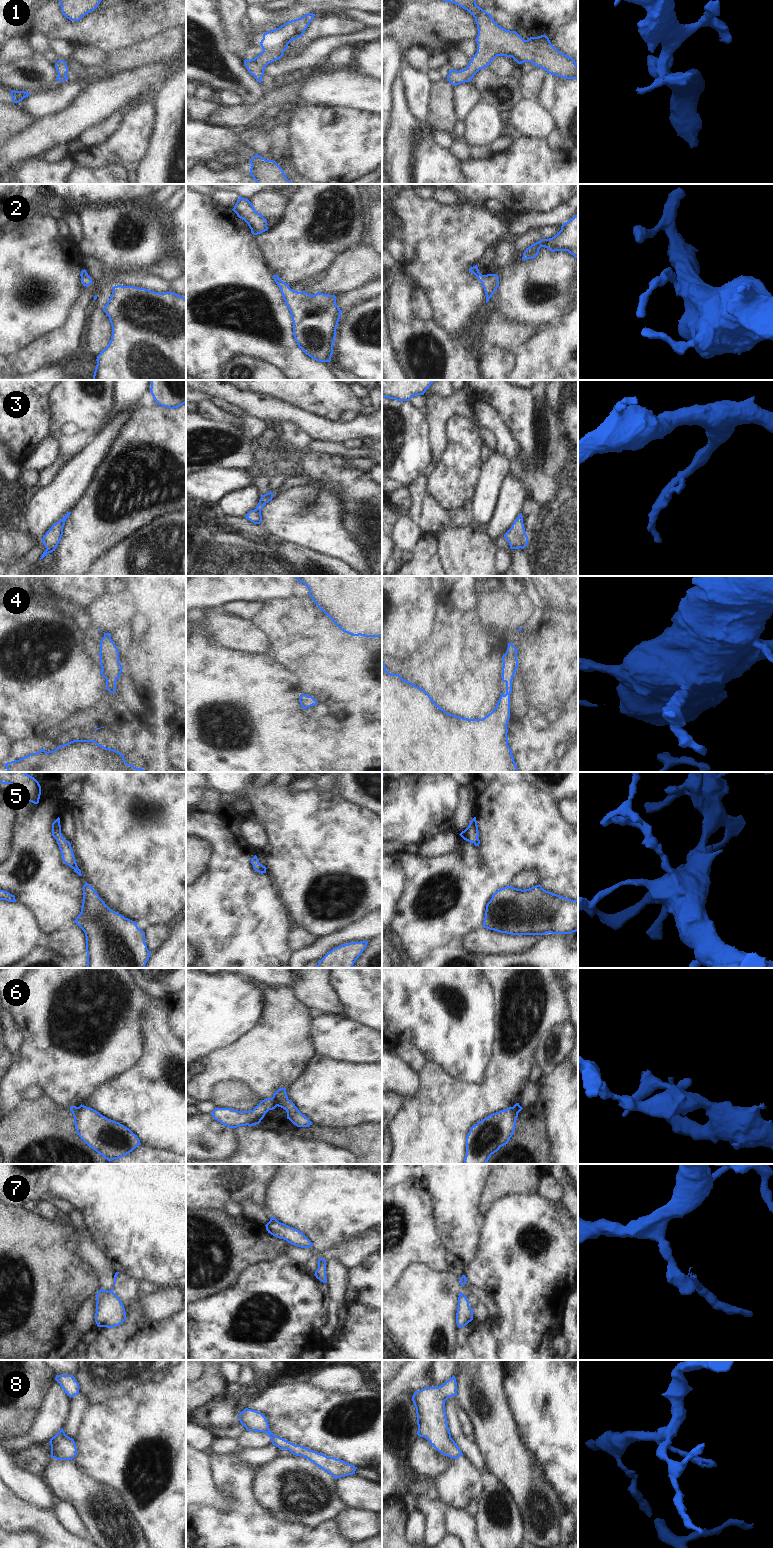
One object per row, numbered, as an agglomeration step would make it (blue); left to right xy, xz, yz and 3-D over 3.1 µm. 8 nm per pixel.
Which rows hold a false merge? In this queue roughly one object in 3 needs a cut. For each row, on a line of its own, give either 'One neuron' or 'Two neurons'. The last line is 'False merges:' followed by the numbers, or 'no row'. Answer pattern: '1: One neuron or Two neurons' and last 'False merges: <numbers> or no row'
1: One neuron
2: One neuron
3: One neuron
4: One neuron
5: One neuron
6: Two neurons
7: Two neurons
8: One neuron
False merges: 6, 7

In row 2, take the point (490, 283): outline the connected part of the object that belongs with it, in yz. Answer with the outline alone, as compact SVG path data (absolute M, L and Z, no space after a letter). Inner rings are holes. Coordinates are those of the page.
M477 265L470 267L469 271L473 273L482 283L482 286L486 294L486 303L487 303L499 286L498 275L496 274L482 275L478 270Z

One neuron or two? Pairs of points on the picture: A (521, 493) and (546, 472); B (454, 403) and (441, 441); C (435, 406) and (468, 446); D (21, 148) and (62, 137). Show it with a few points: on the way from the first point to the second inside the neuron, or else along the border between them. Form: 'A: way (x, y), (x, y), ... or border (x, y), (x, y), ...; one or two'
A: border (509, 475), (518, 480), (529, 492), (530, 496); two
B: way (445, 412), (440, 417), (440, 432); one
C: border (470, 416), (449, 418), (447, 444); two
D: way (31, 142), (38, 137), (52, 137); one

